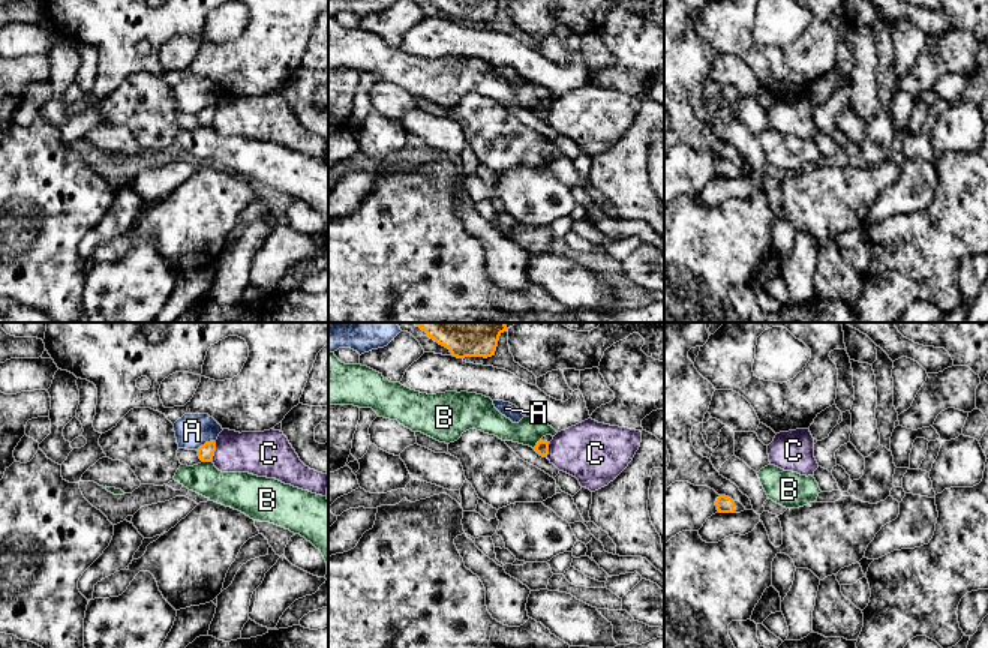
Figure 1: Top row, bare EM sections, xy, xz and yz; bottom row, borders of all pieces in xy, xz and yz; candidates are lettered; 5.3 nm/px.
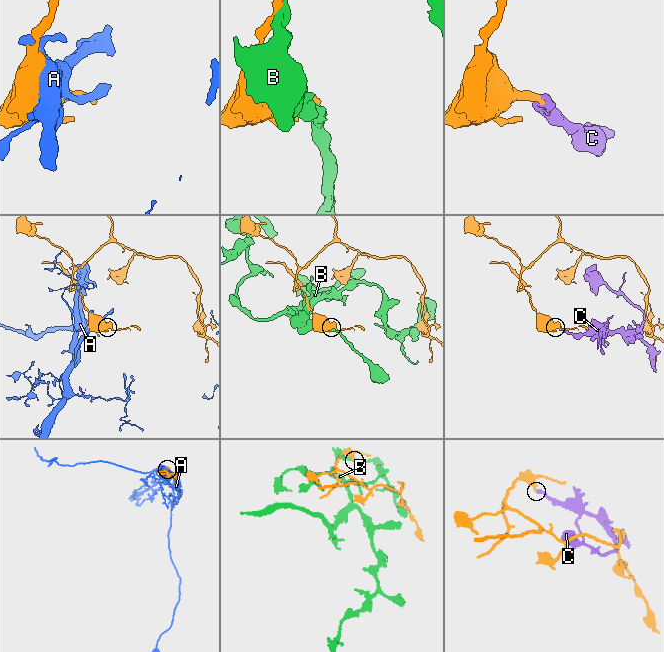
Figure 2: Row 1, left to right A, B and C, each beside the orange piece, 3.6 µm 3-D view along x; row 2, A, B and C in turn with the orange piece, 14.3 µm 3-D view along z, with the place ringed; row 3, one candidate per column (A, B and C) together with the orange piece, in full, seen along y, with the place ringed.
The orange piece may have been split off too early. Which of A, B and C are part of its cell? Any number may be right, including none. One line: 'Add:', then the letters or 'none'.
Add: none

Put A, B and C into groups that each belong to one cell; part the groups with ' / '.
A / B / C

